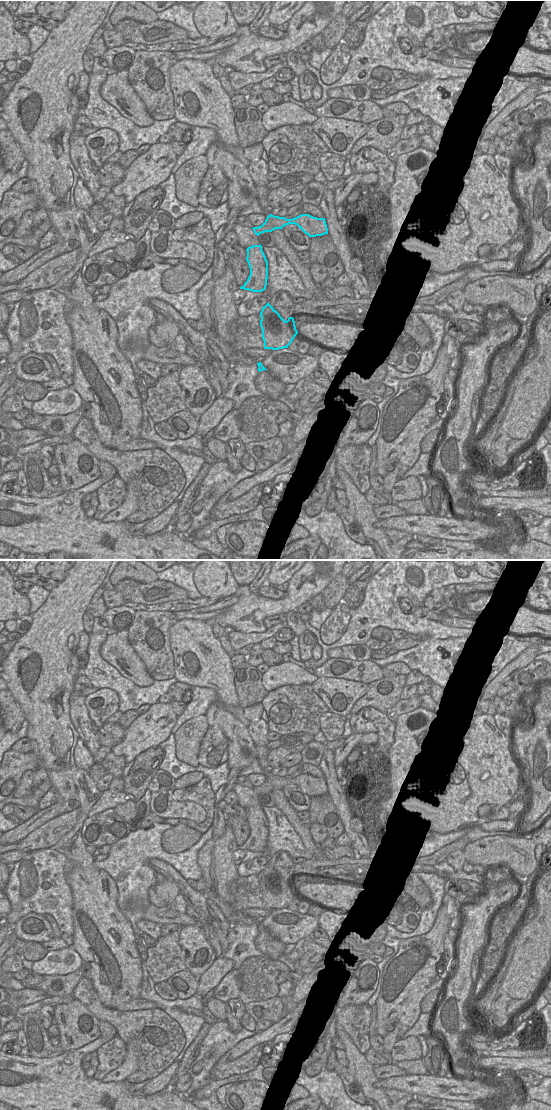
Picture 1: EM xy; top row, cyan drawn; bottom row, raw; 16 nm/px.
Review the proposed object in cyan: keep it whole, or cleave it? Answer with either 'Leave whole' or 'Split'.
Leave whole

